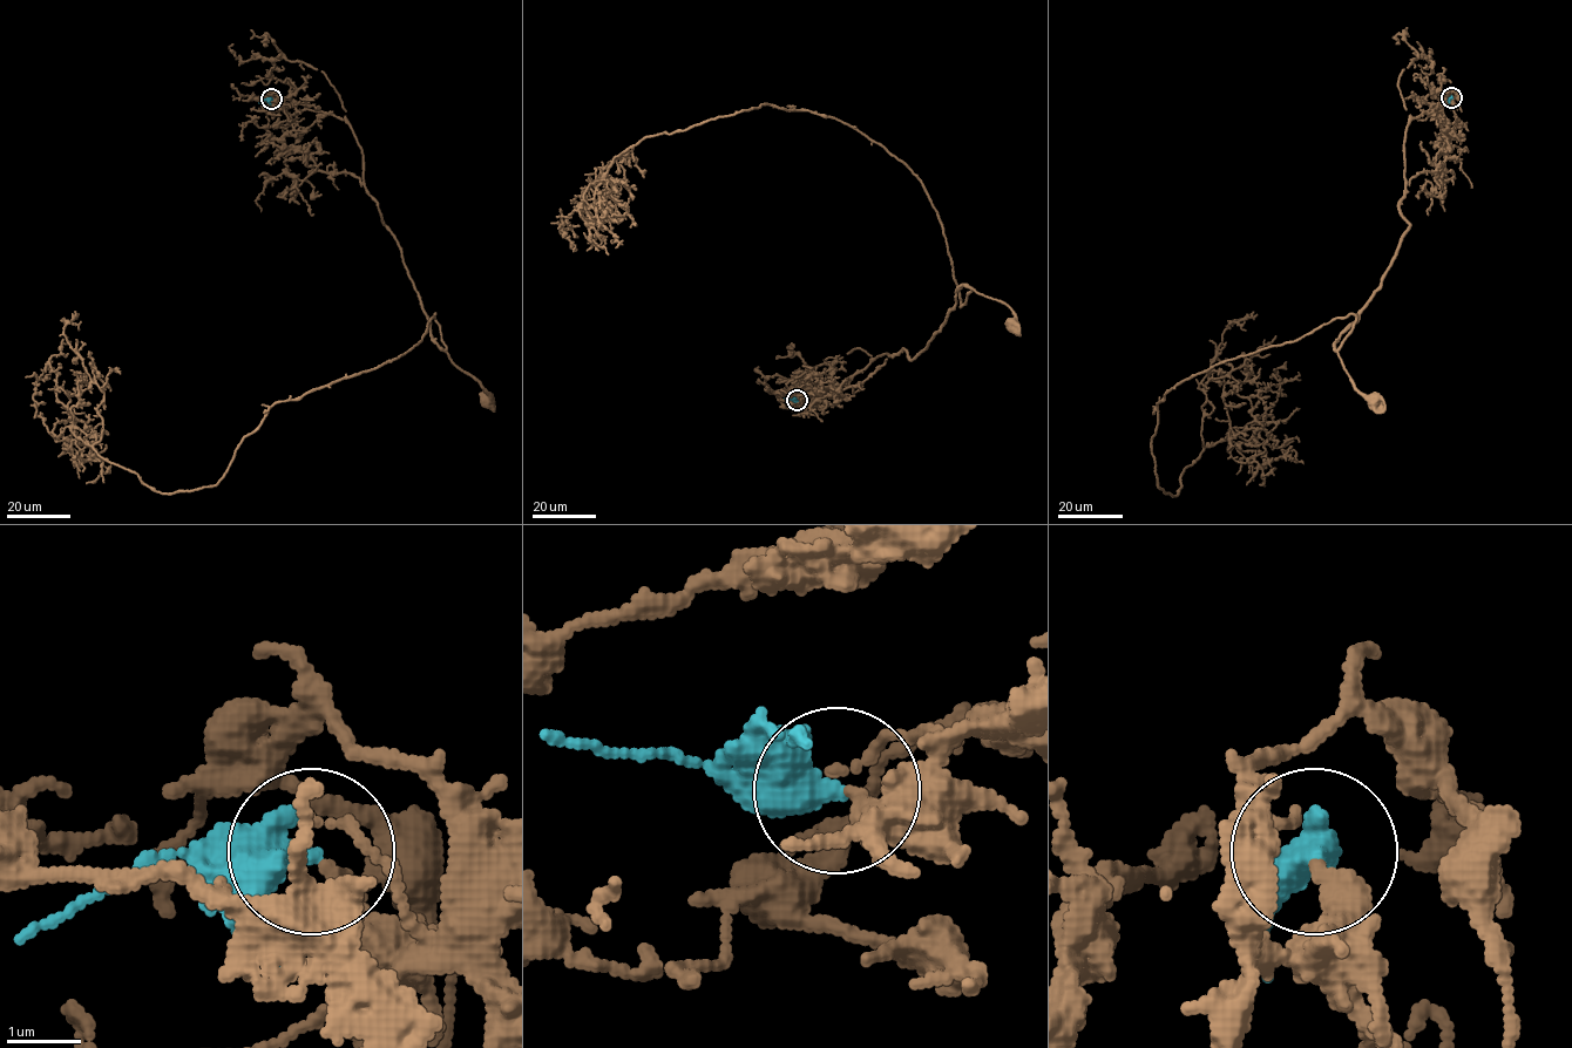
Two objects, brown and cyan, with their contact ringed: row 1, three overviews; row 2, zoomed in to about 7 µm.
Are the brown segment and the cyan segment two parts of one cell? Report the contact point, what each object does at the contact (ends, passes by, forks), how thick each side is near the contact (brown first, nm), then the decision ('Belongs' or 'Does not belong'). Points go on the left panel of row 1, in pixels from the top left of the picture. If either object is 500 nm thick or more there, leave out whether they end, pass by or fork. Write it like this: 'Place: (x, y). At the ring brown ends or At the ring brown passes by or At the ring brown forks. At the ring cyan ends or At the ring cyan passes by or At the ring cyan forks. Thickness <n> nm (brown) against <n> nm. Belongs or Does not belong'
Place: (271, 99). Thickness 360 nm (brown) against 550 nm. Does not belong

